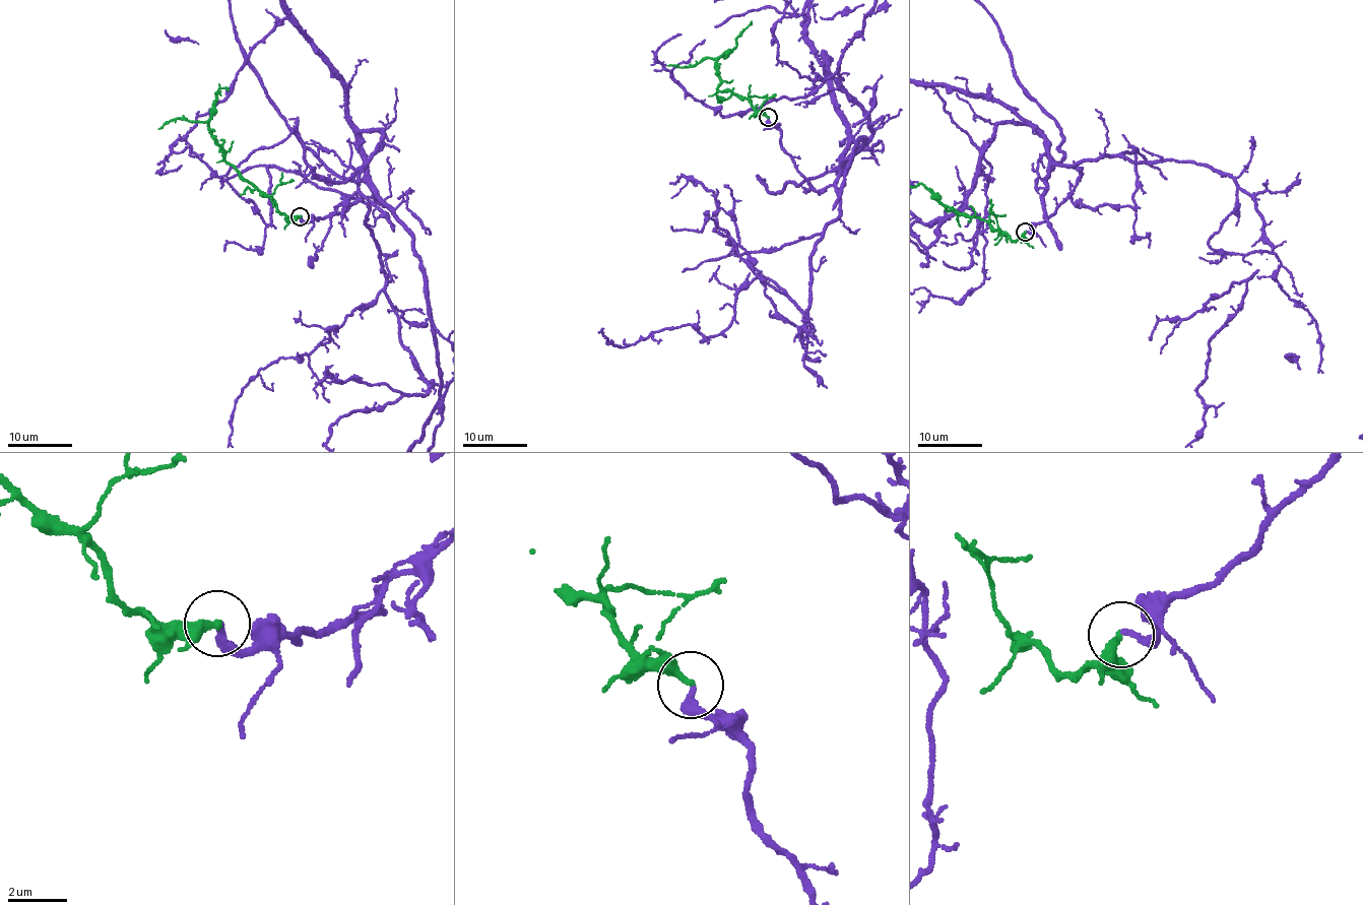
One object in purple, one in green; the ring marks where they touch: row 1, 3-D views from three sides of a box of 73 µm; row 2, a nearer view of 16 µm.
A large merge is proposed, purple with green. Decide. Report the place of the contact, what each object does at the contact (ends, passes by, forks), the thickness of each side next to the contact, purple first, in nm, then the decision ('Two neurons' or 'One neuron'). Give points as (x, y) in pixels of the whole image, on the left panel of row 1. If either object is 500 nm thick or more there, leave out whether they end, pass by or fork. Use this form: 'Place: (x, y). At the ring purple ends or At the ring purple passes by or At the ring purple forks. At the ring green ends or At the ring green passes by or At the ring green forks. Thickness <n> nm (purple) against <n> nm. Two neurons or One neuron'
Place: (300, 216). At the ring purple ends. At the ring green ends. Thickness 180 nm (purple) against 320 nm. One neuron

